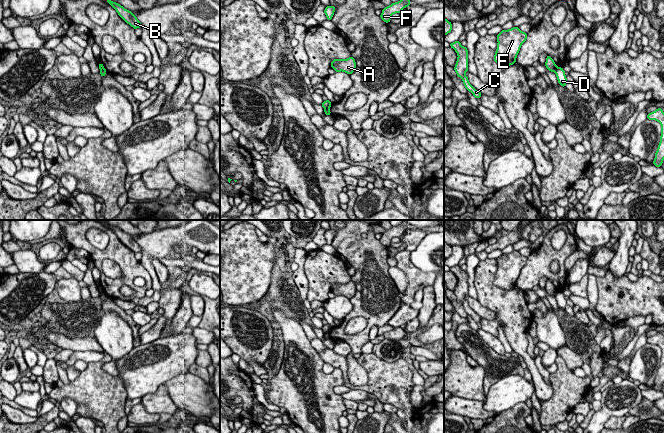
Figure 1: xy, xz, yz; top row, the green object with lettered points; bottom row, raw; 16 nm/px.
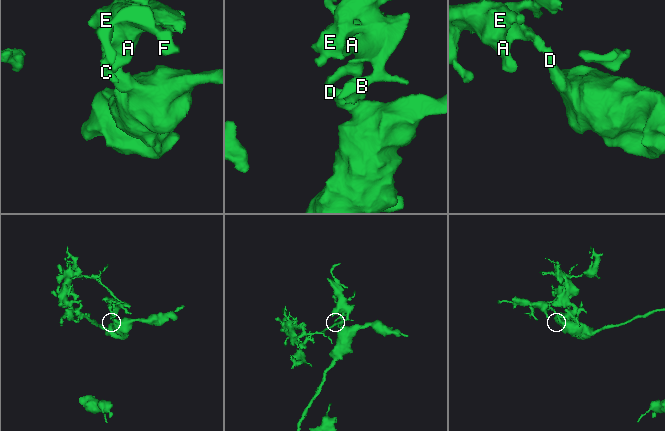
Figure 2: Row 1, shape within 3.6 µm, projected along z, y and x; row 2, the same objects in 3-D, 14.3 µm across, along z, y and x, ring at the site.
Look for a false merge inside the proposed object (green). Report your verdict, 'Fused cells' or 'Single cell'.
Fused cells

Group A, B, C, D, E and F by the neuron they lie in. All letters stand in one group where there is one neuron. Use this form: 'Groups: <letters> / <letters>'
Groups: A B C E F / D

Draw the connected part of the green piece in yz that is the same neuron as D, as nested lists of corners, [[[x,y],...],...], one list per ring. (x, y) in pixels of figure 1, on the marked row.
[[[557,67],[555,73],[556,73],[558,83],[561,86],[566,87],[567,78],[566,78],[565,71],[563,70],[563,68],[562,67]]]

